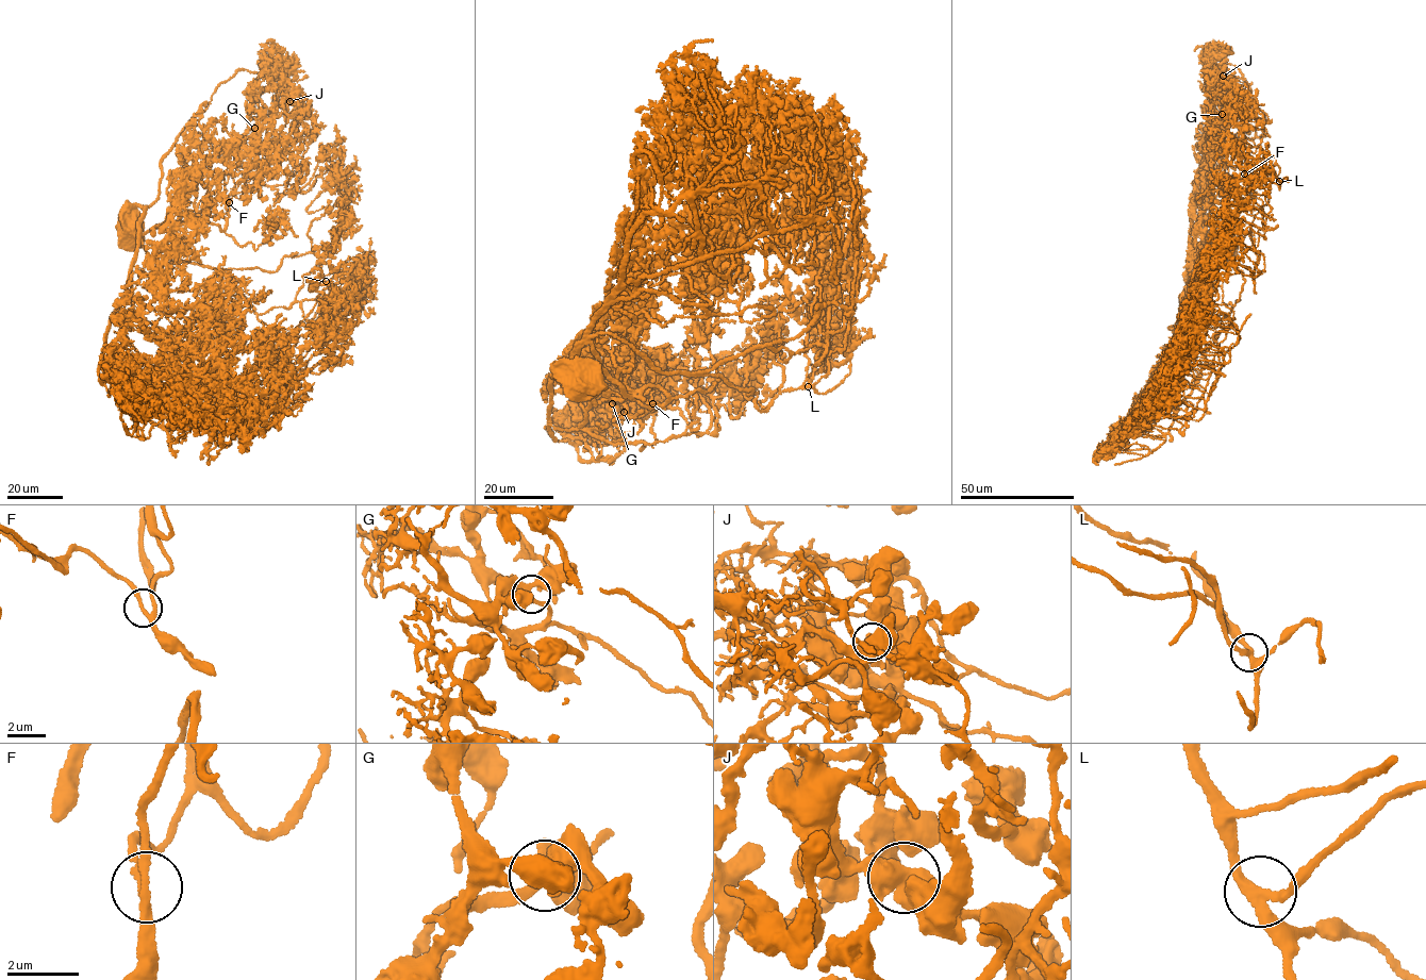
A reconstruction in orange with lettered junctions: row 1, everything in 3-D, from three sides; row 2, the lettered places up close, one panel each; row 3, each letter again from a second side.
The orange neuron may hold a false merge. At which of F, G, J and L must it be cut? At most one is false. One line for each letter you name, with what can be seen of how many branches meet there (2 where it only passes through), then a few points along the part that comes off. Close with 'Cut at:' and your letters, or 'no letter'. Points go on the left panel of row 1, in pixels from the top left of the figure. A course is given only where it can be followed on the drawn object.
Cut at: no letter

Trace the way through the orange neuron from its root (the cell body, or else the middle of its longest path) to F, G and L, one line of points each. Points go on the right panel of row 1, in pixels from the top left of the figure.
F: (1221, 246), (1211, 231), (1206, 234), (1204, 254), (1238, 214), (1241, 193), (1252, 184), (1244, 173)
G: (1221, 246), (1220, 239), (1201, 213), (1200, 195), (1219, 144), (1236, 133), (1249, 132), (1222, 113)
L: (1221, 246), (1206, 234), (1204, 264), (1219, 264), (1244, 239), (1270, 201), (1276, 164), (1279, 181)

